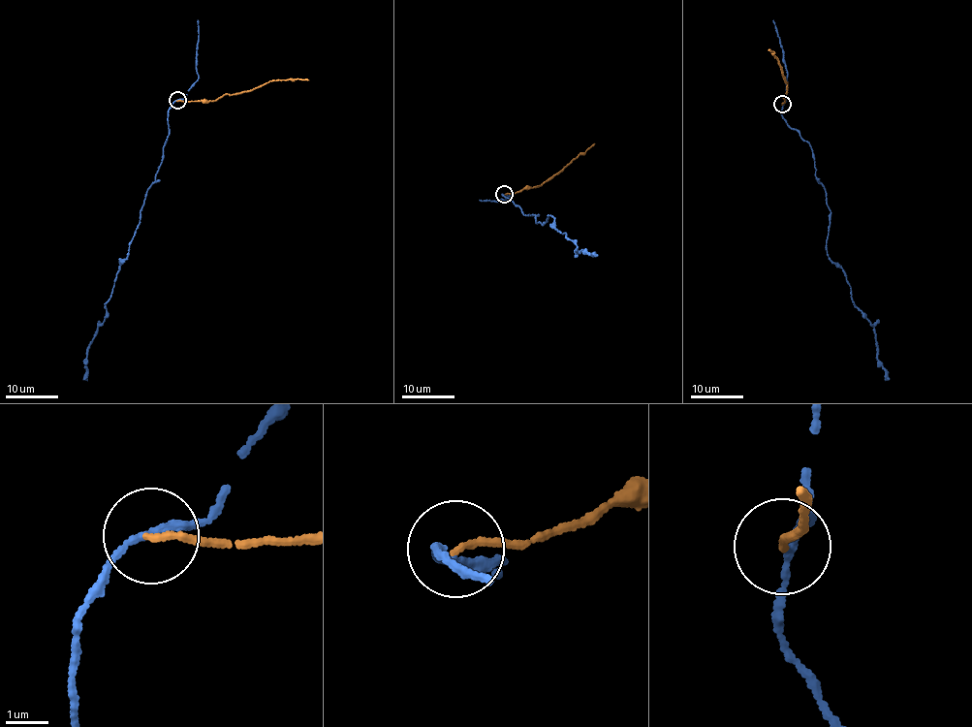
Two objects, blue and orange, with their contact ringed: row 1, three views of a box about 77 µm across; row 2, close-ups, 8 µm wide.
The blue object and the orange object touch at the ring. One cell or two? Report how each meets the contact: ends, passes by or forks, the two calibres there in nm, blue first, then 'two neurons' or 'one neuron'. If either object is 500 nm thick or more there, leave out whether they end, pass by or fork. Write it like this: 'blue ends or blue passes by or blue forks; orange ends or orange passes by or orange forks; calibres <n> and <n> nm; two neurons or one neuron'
blue passes by; orange ends; calibres 140 and 160 nm; two neurons

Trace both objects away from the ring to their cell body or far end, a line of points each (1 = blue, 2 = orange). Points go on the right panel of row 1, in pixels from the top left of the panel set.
1: (783, 105), (826, 192), (827, 255), (872, 324), (888, 380)
2: (781, 105), (786, 100), (784, 98), (788, 85), (778, 58), (768, 50)

